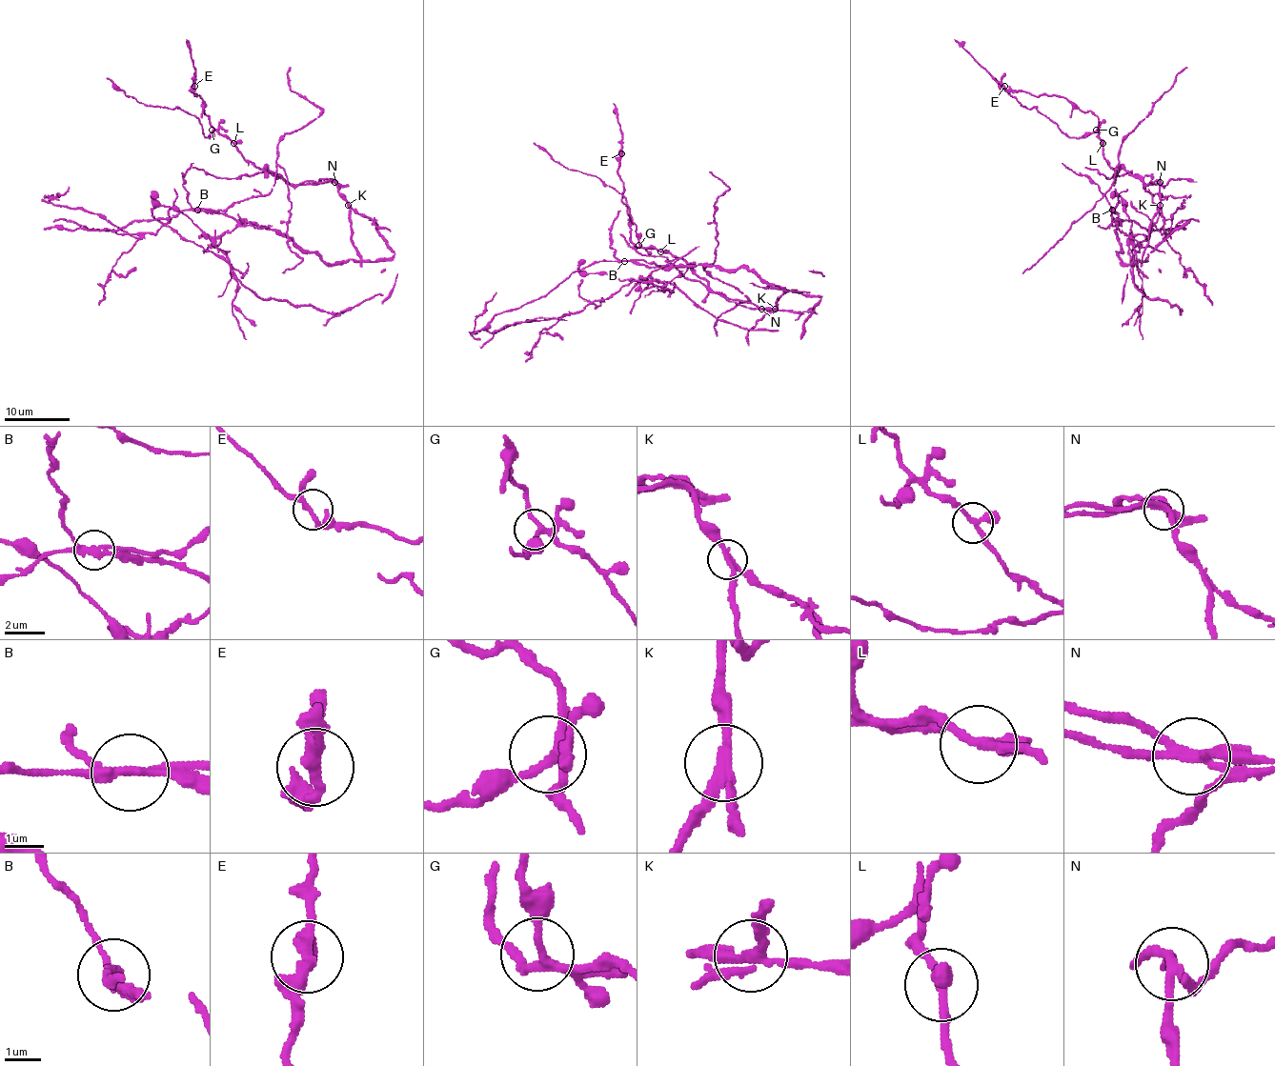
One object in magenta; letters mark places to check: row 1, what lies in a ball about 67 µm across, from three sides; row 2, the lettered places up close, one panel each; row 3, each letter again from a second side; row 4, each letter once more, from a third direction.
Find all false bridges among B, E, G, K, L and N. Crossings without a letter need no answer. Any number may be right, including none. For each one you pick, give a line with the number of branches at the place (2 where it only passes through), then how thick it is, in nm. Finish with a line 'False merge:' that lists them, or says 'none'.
B: Branches: 3. Thickness 240 nm
K: Branches: 3. Thickness 240 nm
N: Branches: 4. Thickness 240 nm
False merge: B, K, N

